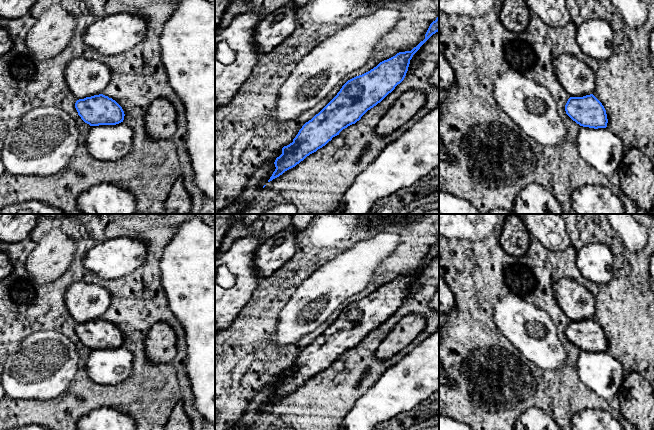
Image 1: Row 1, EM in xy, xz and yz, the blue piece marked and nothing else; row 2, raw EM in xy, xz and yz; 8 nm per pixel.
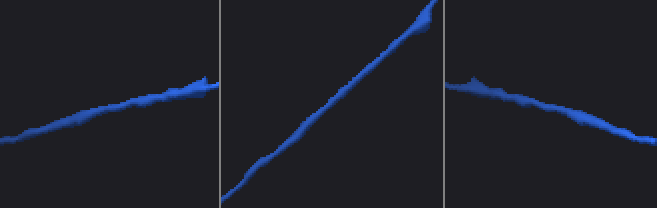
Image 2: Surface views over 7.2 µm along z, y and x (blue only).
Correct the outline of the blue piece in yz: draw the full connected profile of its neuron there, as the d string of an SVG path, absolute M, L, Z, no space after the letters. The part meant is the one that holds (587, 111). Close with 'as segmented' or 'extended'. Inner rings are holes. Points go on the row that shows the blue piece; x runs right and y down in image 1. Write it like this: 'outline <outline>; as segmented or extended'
outline M593 94L570 97L565 105L565 111L580 126L594 129L607 127L606 110Z; as segmented

